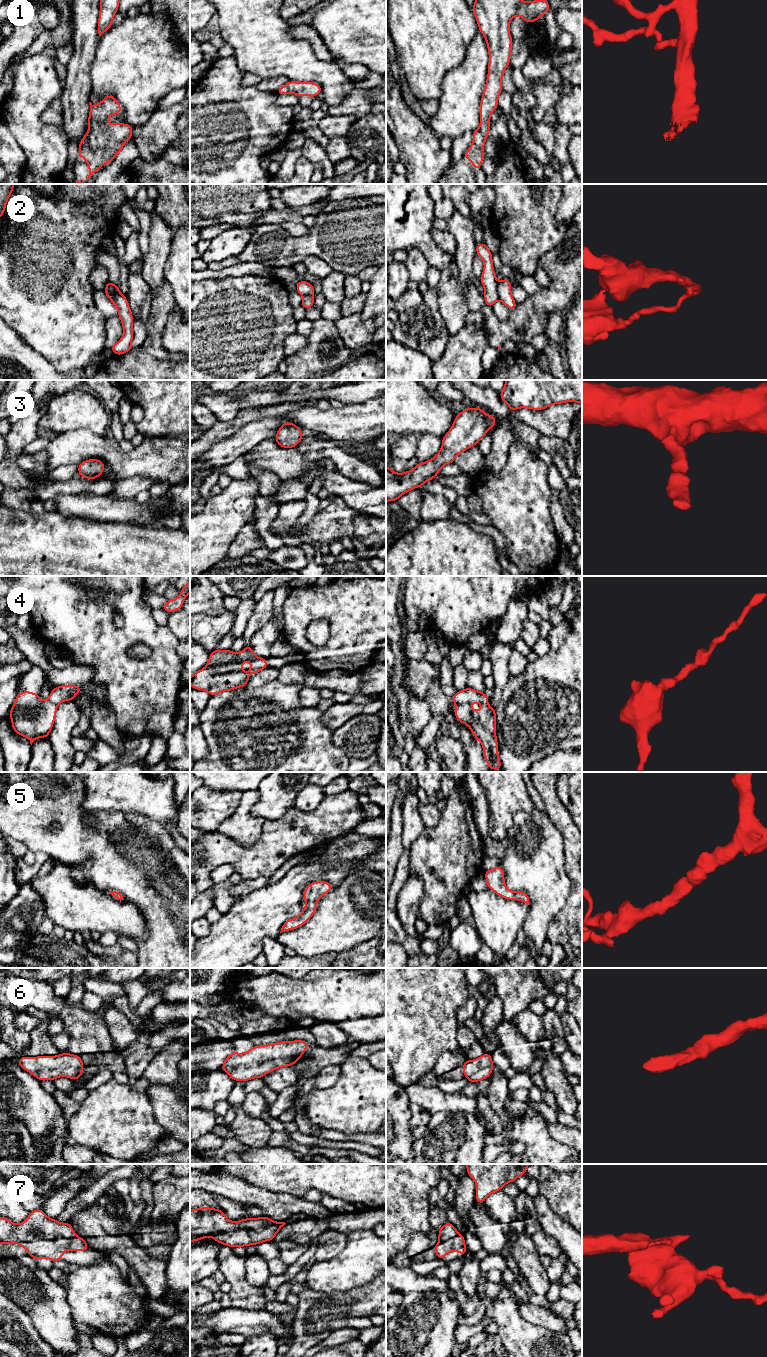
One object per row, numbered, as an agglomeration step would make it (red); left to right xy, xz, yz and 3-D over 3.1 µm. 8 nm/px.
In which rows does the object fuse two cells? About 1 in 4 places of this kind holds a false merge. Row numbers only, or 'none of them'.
2

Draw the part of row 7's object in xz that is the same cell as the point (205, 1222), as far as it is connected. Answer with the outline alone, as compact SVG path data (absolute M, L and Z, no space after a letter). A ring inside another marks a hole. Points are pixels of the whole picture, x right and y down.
M190 1209L190 1242L212 1237L216 1242L232 1248L258 1245L273 1241L285 1224L266 1216L232 1222L221 1209Z

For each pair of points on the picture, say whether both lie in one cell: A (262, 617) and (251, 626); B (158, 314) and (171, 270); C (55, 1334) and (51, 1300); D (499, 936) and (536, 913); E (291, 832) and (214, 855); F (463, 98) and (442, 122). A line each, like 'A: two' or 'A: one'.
A: one
B: two
C: one
D: two
E: one
F: one

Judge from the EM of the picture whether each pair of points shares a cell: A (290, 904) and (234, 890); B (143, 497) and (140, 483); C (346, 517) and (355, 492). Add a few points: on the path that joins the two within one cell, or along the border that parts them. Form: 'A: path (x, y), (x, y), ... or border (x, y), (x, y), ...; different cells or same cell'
A: border (269, 883), (240, 897), (229, 907); different cells
B: border (147, 490), (141, 491), (134, 498); different cells
C: border (335, 495), (342, 498), (354, 509), (372, 515); different cells

